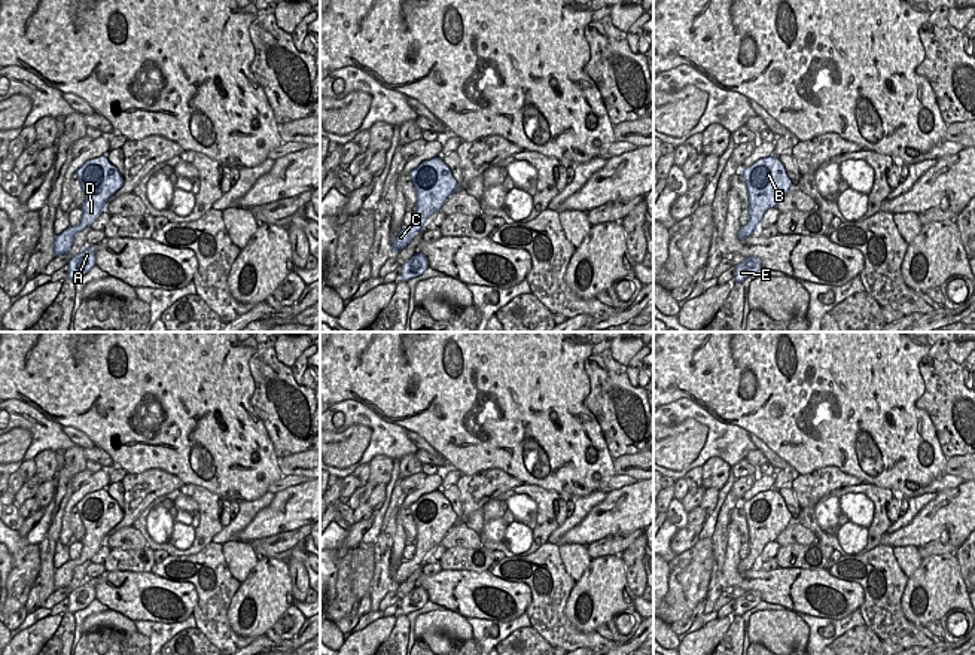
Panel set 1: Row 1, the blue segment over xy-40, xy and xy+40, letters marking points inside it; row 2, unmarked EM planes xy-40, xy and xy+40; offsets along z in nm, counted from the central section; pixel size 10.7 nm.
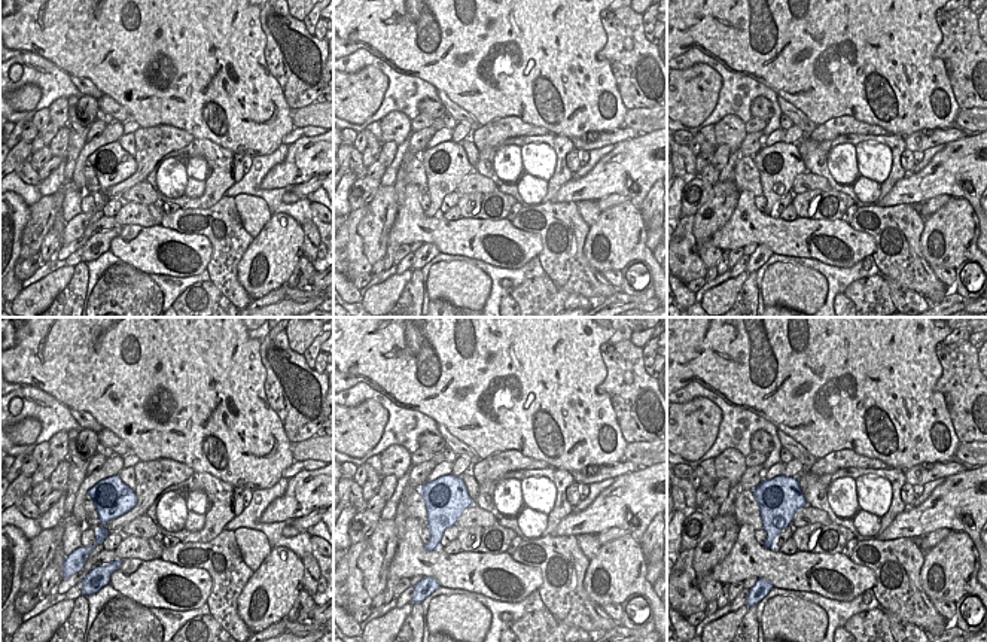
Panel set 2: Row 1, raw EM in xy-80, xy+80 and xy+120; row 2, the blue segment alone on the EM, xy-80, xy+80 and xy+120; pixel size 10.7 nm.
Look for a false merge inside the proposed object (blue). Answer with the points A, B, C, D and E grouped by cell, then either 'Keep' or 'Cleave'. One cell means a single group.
Groups: A B C D E. Keep.

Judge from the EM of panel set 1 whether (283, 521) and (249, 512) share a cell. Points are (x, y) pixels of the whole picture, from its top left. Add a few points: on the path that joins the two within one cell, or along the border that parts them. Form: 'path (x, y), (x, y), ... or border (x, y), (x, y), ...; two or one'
border (274, 494), (238, 533), (238, 541); two

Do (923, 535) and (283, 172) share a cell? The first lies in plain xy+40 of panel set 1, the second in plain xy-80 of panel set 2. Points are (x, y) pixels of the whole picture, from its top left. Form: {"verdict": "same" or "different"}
{"verdict": "same"}

